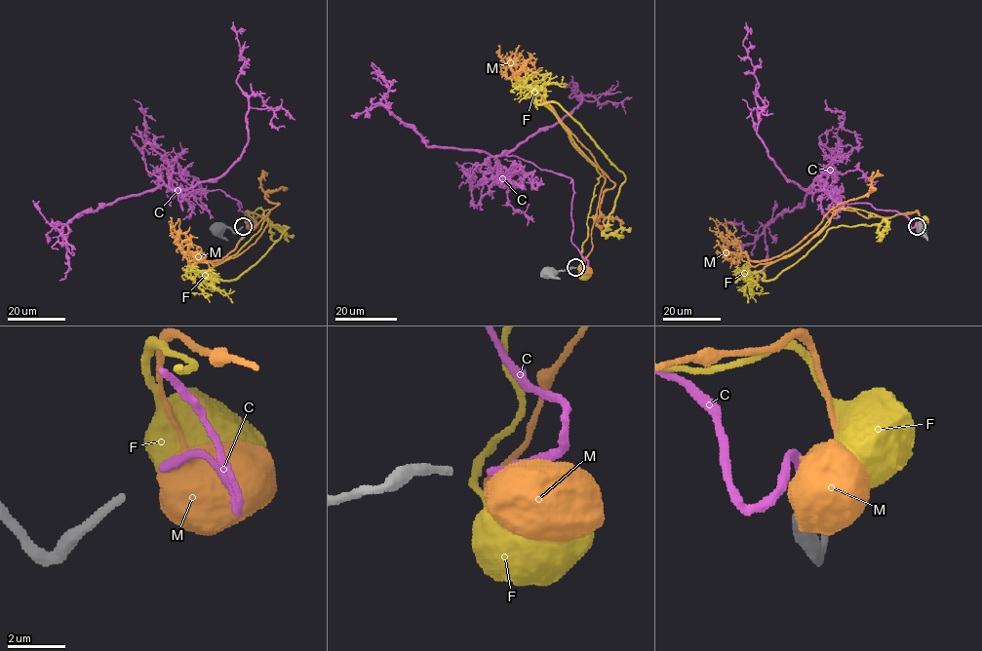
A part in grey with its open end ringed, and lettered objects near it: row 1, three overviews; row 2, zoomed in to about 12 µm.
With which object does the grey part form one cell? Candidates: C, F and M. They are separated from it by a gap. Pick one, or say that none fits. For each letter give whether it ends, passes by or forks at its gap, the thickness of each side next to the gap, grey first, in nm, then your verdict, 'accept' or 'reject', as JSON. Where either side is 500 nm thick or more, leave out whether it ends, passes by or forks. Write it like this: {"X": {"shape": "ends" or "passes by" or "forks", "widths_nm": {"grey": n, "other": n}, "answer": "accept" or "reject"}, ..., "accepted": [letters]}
{"C": {"shape": "ends", "widths_nm": {"grey": 240, "other": 300}, "answer": "accept"}, "F": {"widths_nm": {"grey": 240, "other": 800}, "answer": "reject"}, "M": {"widths_nm": {"grey": 240, "other": 900}, "answer": "reject"}, "accepted": ["C"]}

